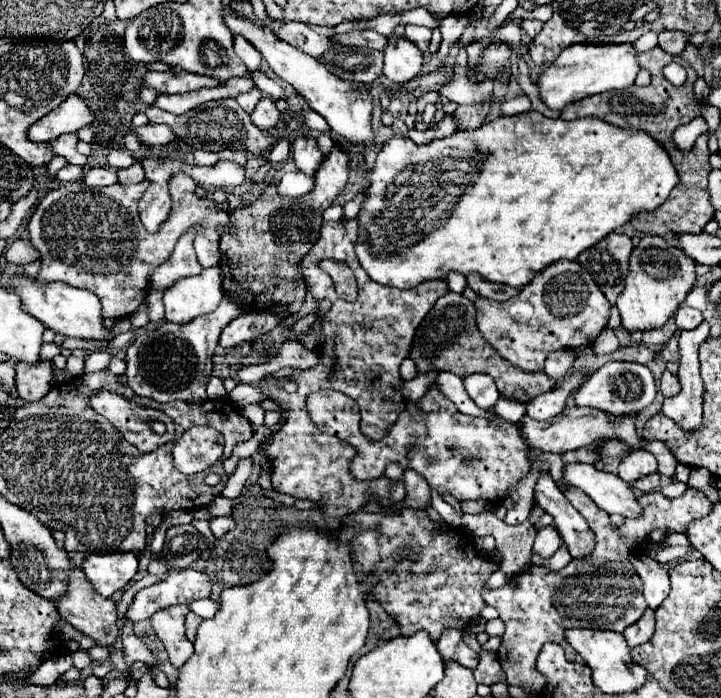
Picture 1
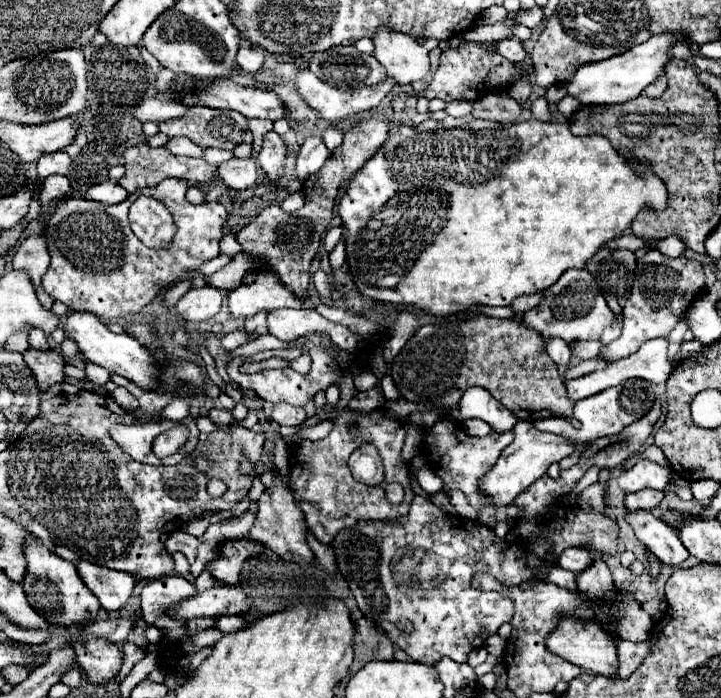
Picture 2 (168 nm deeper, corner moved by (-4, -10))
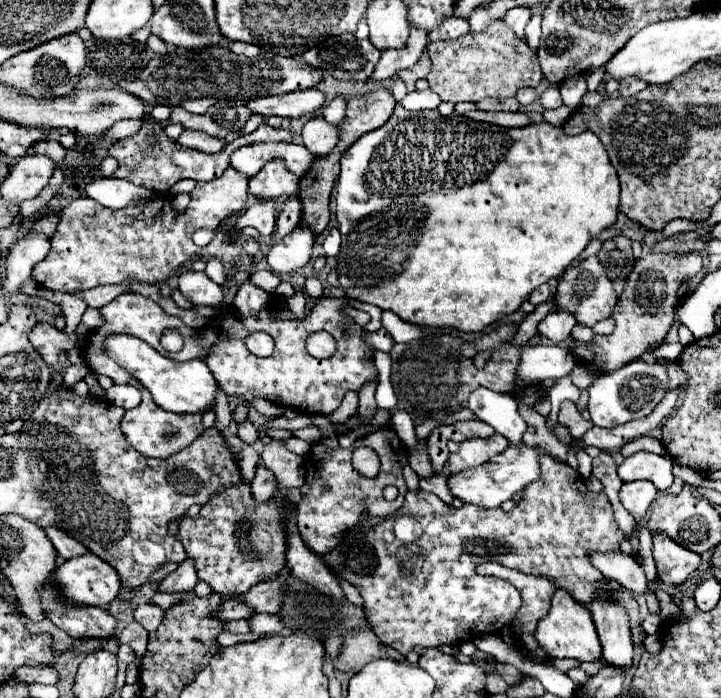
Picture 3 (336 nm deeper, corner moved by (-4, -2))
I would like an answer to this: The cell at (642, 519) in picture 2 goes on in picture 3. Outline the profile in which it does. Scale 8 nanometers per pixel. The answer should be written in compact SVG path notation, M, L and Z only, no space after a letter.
M653 534L653 558L659 576L667 584L681 584L697 570L701 556L677 546L667 534Z

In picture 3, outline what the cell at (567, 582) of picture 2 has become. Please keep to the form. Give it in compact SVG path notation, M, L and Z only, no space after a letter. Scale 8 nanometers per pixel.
M557 590L553 594L551 610L545 618L541 618L535 640L541 644L541 648L547 650L551 658L575 658L581 662L593 662L601 658L601 644L589 608L581 606L581 602L573 602L573 596L565 594L565 590Z

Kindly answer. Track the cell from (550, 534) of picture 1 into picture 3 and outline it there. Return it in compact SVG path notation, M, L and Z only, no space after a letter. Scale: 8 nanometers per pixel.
M593 552L589 556L593 566L609 580L619 582L623 588L635 592L635 594L647 594L649 592L649 582L647 576L641 568L639 562L633 560L631 554L623 552L613 552L613 554L603 554L603 552Z

